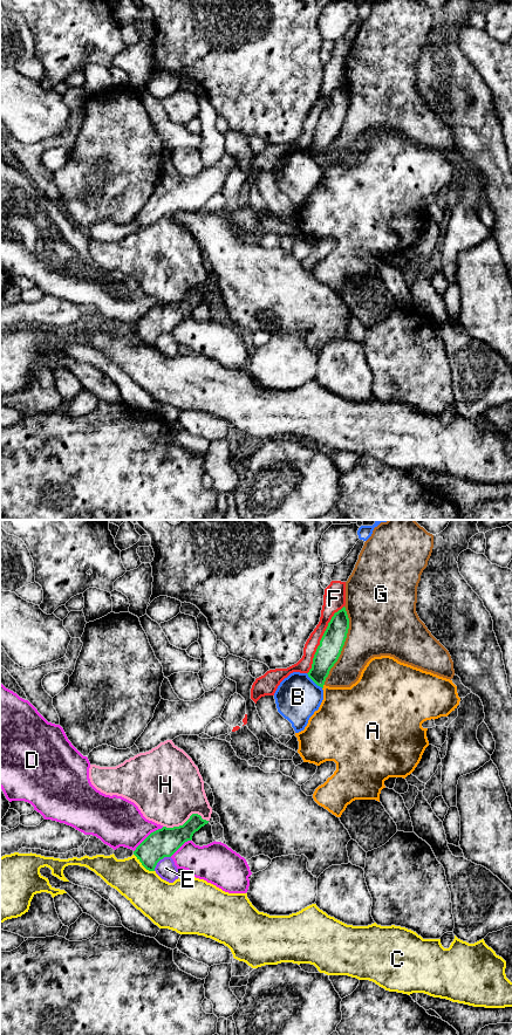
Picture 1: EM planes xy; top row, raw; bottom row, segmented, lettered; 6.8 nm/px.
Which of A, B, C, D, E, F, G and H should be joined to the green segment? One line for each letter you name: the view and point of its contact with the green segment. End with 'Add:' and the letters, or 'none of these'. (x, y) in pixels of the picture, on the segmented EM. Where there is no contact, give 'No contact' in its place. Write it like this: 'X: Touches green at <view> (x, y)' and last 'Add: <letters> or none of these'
Add: none of these

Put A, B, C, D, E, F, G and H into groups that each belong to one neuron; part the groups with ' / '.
A / B / C / D / E F / G / H

